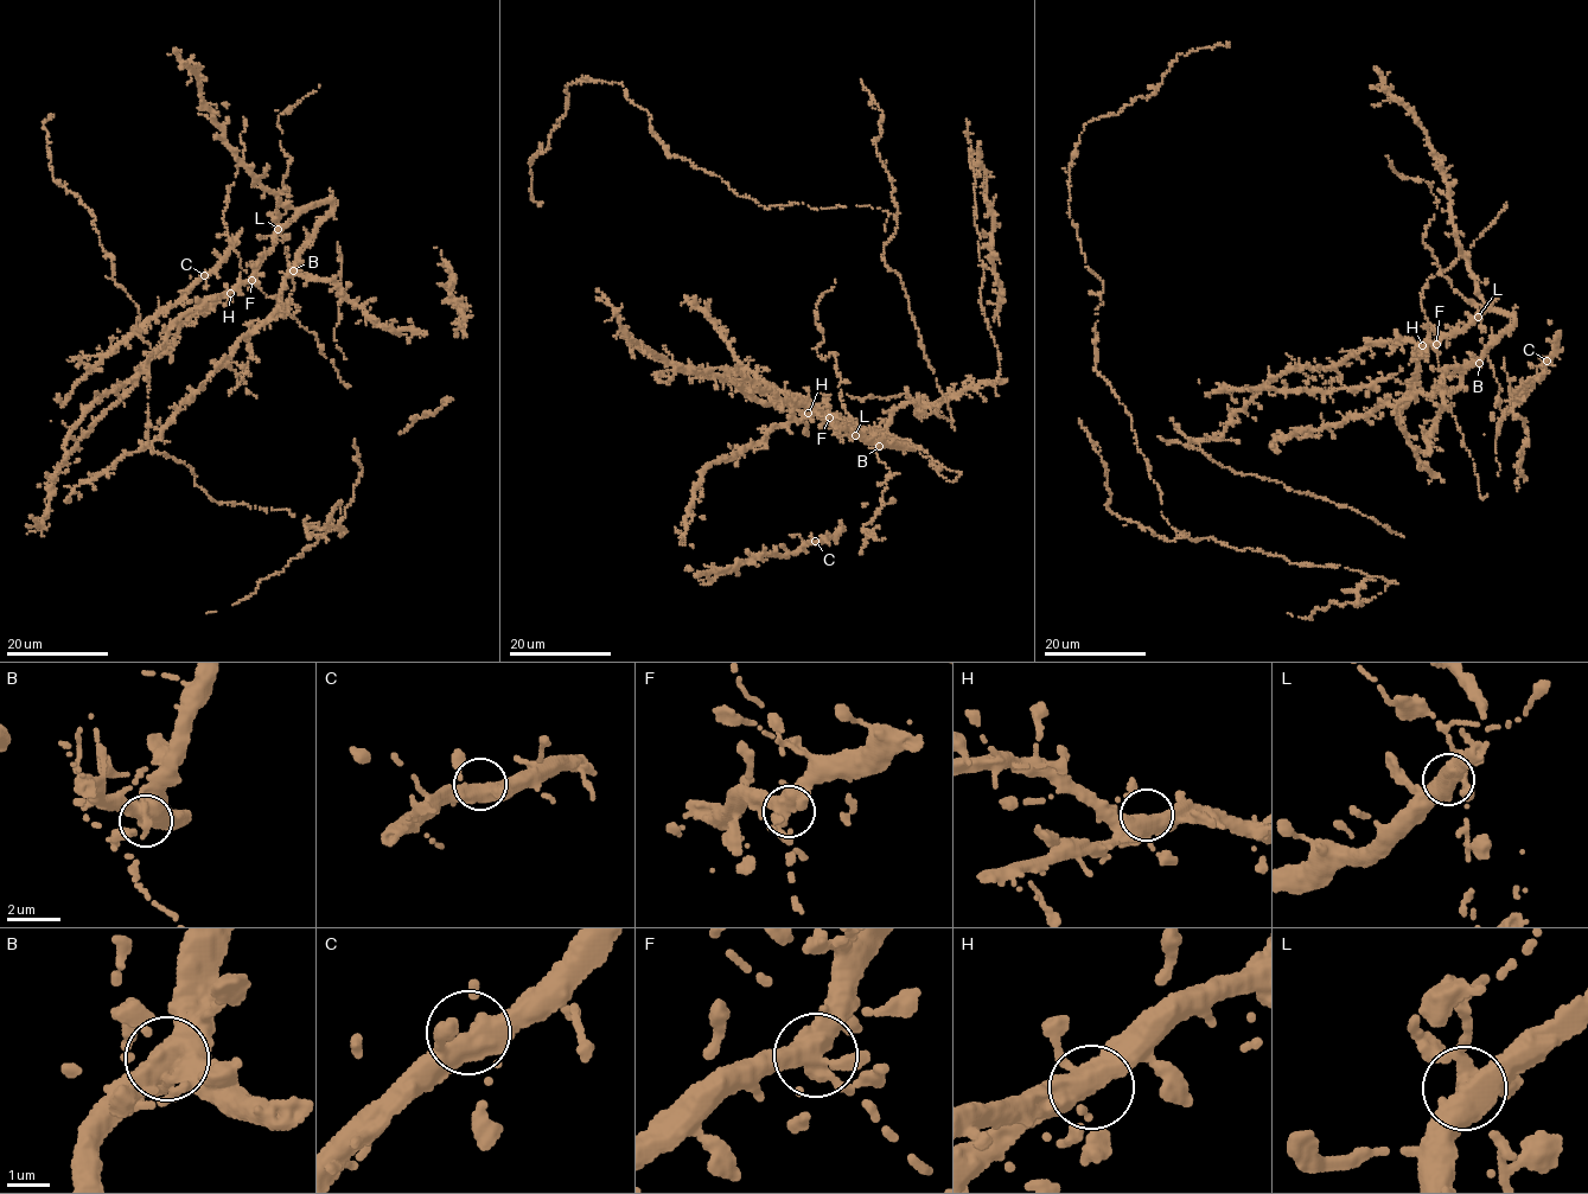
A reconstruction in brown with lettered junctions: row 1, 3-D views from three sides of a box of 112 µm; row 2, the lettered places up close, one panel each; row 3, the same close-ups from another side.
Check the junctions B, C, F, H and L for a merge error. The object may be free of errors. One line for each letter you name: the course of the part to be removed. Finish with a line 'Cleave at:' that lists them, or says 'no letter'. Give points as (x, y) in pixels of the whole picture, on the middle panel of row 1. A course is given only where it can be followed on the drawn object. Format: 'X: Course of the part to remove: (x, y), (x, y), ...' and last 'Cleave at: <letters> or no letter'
L: Course of the part to remove: (855, 435), (841, 398), (835, 353), (824, 359), (816, 348), (823, 340), (815, 305), (835, 280)
Cleave at: L

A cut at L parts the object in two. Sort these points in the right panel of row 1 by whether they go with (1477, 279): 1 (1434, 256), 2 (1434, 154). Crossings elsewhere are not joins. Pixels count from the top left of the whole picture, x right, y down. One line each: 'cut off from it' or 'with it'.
1: cut off from it
2: with it

